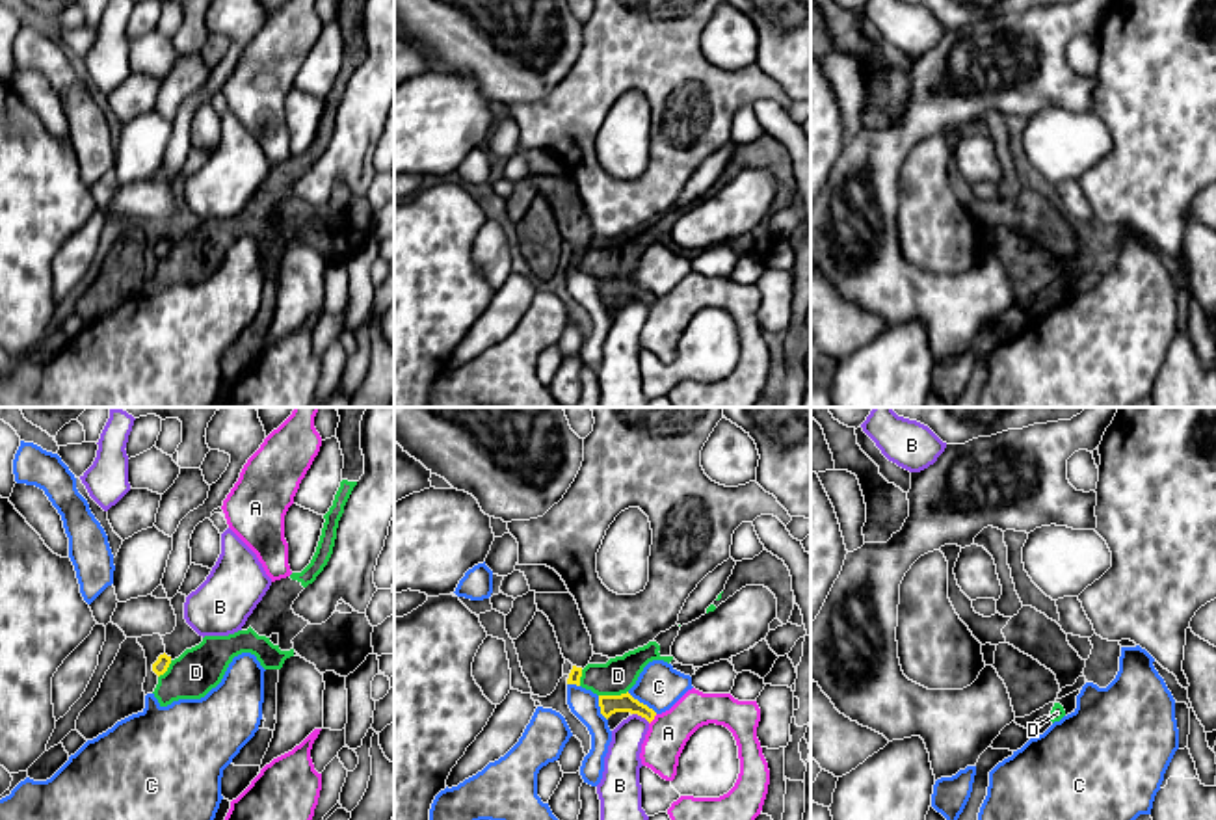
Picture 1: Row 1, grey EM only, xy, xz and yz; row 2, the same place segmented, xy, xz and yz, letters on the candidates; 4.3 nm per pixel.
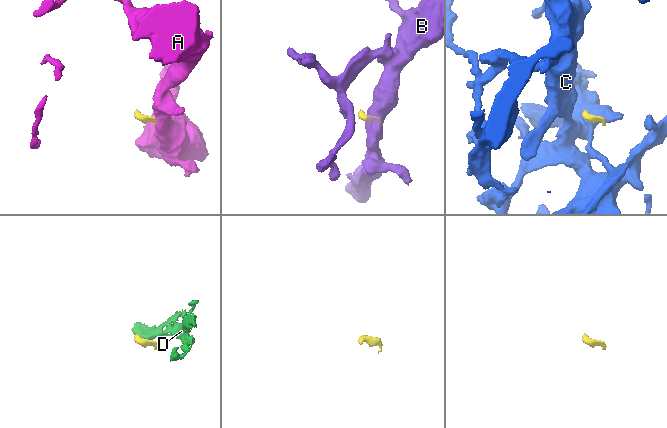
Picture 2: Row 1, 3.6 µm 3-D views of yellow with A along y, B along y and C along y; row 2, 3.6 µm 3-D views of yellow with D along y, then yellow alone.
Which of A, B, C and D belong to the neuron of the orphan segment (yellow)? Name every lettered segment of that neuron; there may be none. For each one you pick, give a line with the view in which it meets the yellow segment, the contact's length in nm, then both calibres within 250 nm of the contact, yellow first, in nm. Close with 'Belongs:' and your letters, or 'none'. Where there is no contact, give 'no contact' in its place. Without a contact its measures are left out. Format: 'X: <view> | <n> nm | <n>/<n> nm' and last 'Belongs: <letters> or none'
Belongs: none

